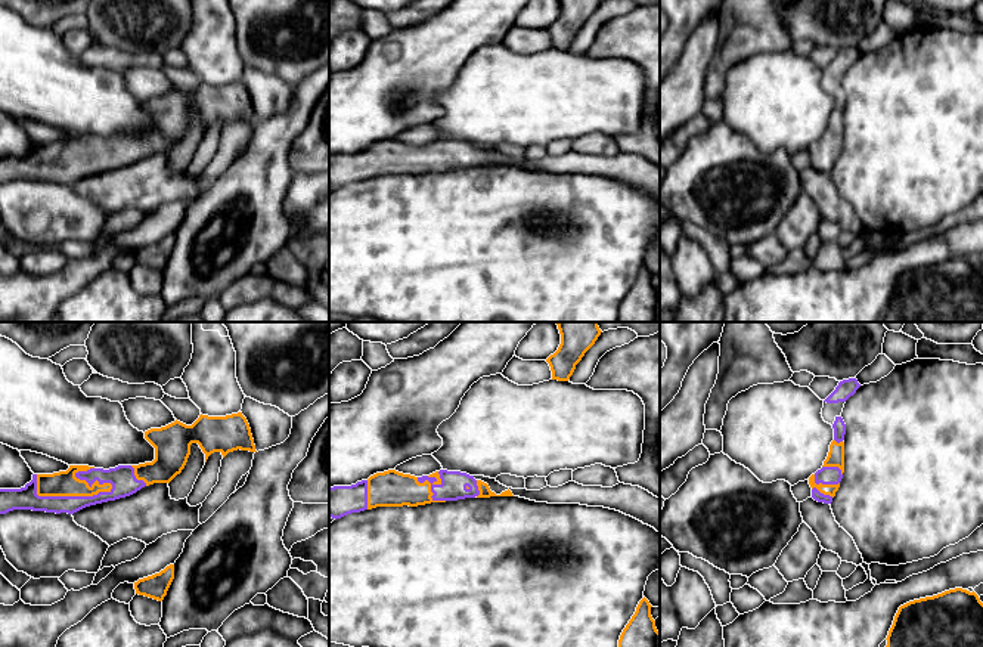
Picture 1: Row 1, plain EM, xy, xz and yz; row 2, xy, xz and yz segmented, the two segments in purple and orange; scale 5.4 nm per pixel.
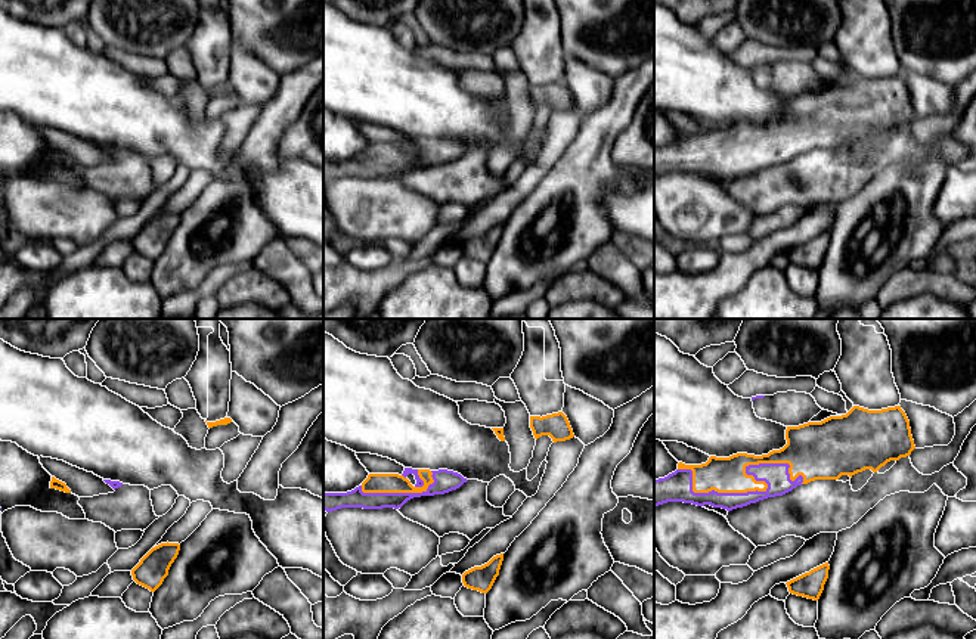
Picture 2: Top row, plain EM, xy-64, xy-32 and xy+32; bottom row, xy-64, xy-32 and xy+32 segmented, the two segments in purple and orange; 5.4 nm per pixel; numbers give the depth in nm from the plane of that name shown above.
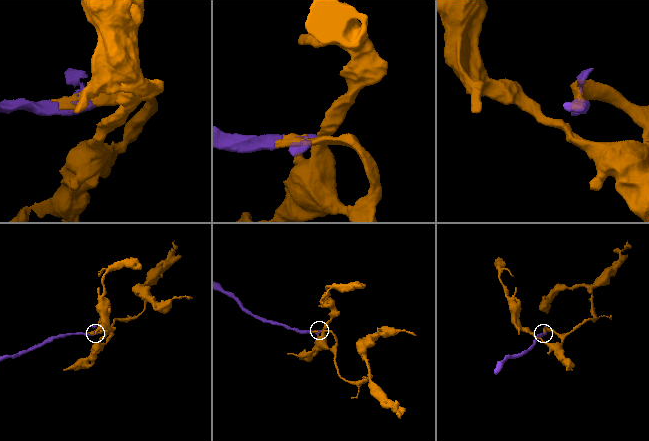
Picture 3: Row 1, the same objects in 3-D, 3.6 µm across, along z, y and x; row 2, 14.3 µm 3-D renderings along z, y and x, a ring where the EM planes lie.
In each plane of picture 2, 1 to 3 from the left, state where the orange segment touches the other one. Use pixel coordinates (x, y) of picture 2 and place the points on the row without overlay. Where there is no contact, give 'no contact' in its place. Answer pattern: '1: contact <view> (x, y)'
1: no contact
2: contact xy-32 (396, 163)
3: contact xy+32 (764, 161)

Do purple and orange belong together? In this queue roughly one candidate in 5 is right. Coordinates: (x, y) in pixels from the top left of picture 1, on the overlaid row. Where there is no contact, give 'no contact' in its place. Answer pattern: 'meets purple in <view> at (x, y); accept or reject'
meets purple in xy at (65, 497); accept

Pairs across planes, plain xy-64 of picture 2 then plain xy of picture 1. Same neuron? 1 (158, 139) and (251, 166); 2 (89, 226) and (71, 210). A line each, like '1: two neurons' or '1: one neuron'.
1: two neurons
2: one neuron

